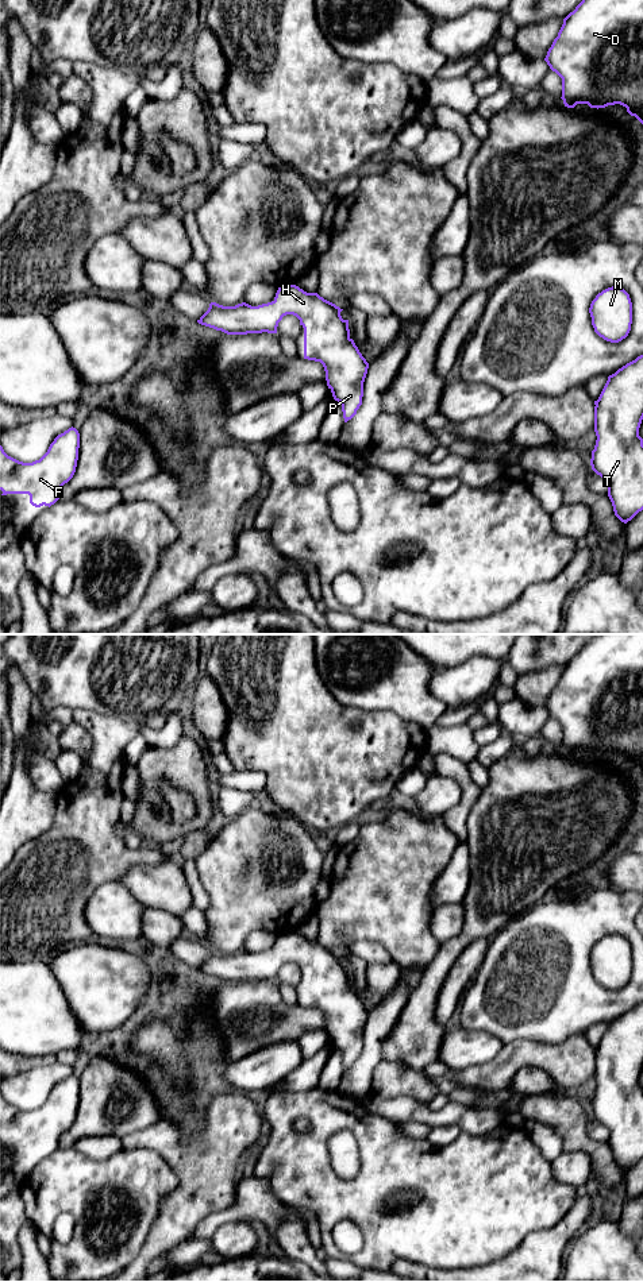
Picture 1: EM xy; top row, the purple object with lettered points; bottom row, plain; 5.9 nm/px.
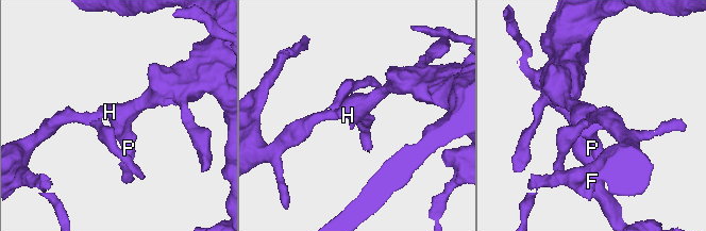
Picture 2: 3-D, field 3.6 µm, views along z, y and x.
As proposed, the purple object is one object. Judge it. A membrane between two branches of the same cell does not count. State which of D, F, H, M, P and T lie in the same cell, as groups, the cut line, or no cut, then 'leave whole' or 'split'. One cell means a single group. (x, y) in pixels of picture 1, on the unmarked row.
D F H M P T | no cut | leave whole

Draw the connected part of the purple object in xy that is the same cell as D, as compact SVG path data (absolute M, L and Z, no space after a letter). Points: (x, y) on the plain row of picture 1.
M598 634L570 660L544 706L562 726L565 754L620 752L643 772L643 634Z

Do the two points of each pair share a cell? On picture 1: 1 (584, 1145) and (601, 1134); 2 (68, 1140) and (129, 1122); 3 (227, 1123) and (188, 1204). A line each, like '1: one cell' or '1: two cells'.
1: two cells
2: one cell
3: one cell

